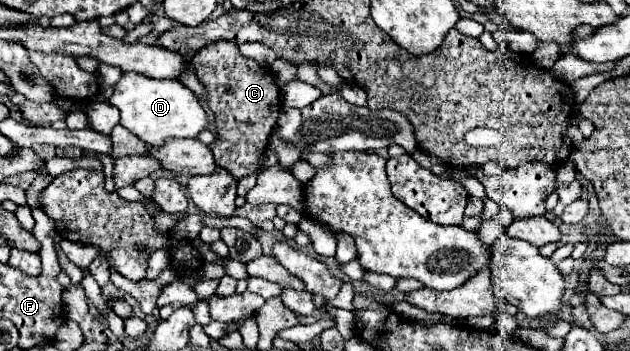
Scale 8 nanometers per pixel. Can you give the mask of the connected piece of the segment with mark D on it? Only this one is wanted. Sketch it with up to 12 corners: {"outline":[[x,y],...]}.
{"outline":[[122,73],[106,103],[150,147],[208,123],[174,79]]}

